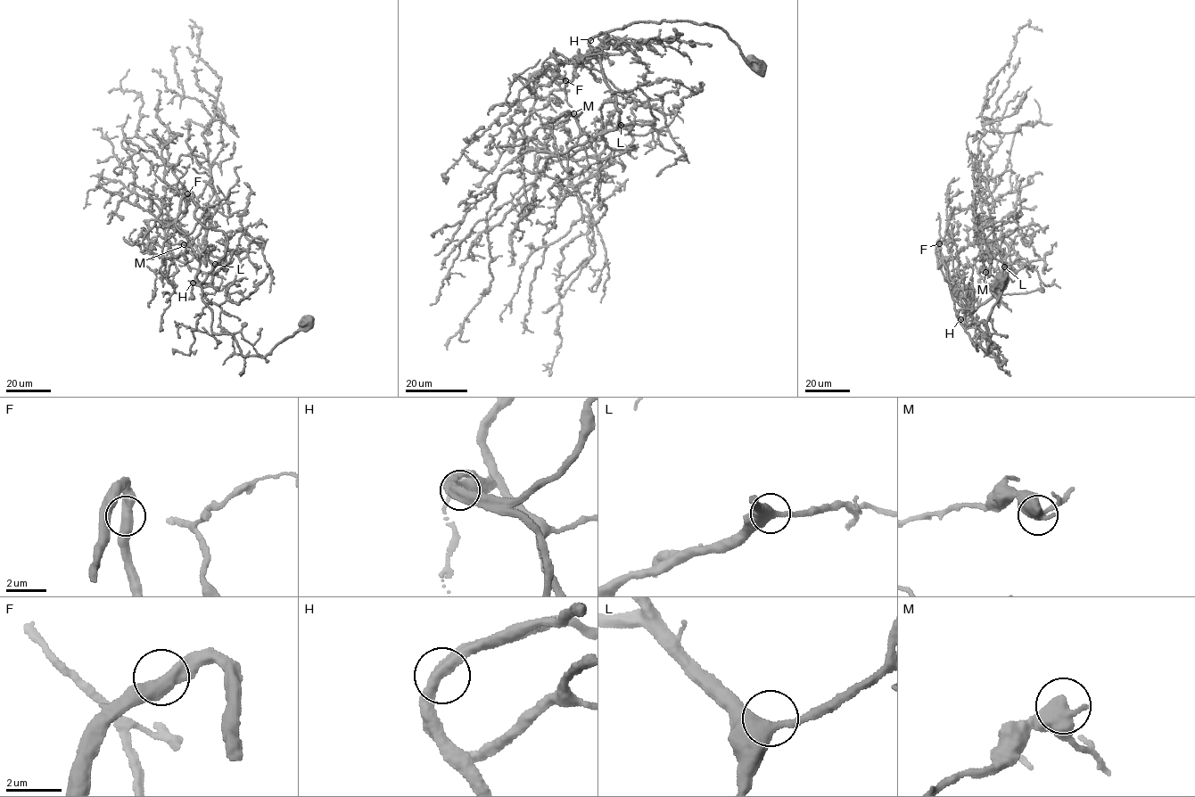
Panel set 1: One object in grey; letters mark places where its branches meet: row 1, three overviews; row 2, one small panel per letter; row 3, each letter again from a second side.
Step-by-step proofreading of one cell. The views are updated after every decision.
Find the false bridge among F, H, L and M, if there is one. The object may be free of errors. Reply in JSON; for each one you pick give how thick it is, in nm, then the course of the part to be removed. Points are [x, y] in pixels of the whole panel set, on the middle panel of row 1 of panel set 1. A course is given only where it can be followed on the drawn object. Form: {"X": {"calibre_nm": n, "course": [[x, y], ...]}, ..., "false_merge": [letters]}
{"false_merge": []}

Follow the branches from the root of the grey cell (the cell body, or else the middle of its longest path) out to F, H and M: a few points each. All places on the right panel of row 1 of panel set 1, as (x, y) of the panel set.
F: (1001, 278), (987, 353), (978, 342), (976, 350), (959, 320), (969, 308), (952, 293), (939, 243)
H: (1001, 278), (998, 284), (1001, 294), (987, 322), (991, 341), (987, 353), (978, 342), (976, 350), (960, 319)
M: (1001, 278), (987, 353), (976, 350), (959, 320), (1004, 286), (1004, 264), (1017, 273), (985, 272)

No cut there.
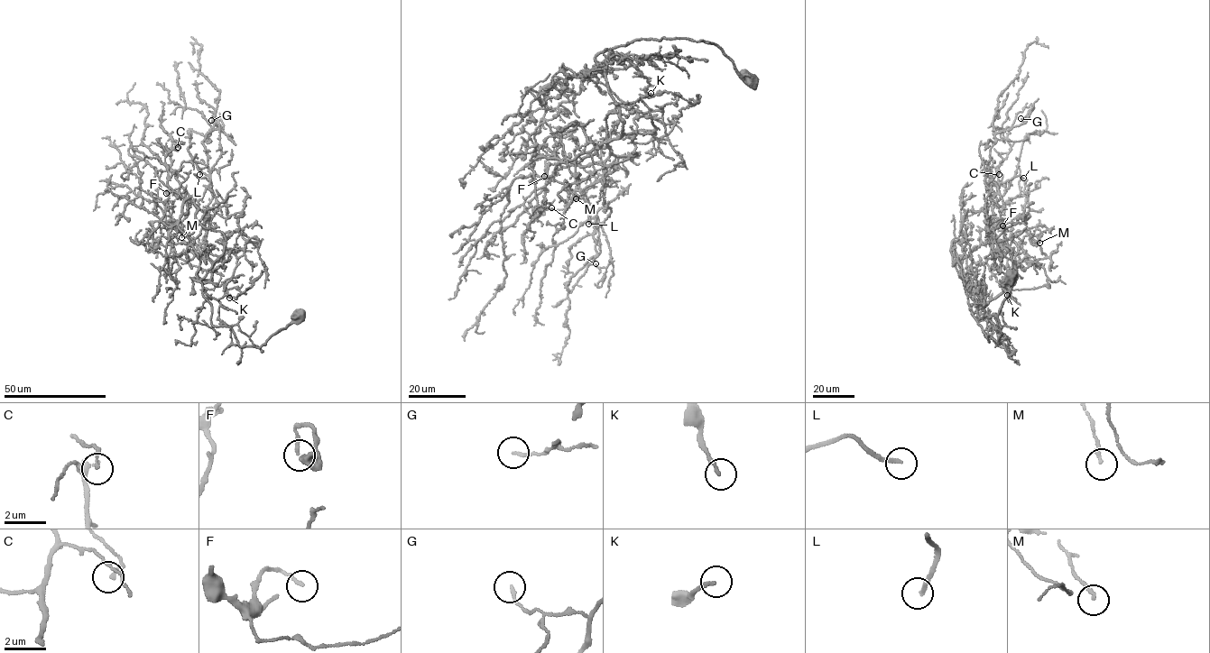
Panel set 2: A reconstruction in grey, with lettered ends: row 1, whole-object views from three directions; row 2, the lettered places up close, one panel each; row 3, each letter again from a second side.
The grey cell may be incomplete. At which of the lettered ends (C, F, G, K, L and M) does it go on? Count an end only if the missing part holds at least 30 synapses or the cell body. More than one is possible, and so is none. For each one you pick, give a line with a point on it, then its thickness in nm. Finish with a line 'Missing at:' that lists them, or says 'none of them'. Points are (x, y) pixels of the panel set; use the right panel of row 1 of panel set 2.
K: at (1007, 295); 170 nm thick
L: at (1023, 178); 190 nm thick
Missing at: K, L

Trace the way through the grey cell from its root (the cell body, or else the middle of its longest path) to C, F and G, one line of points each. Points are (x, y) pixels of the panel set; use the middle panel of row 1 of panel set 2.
C: (752, 79), (703, 41), (635, 40), (600, 51), (622, 133), (604, 160), (553, 173), (542, 206), (551, 207)
F: (752, 79), (703, 41), (635, 40), (600, 51), (622, 134), (604, 160), (551, 164), (544, 176)
G: (752, 79), (703, 41), (600, 51), (623, 128), (606, 143), (614, 170), (586, 192), (610, 250), (595, 263)

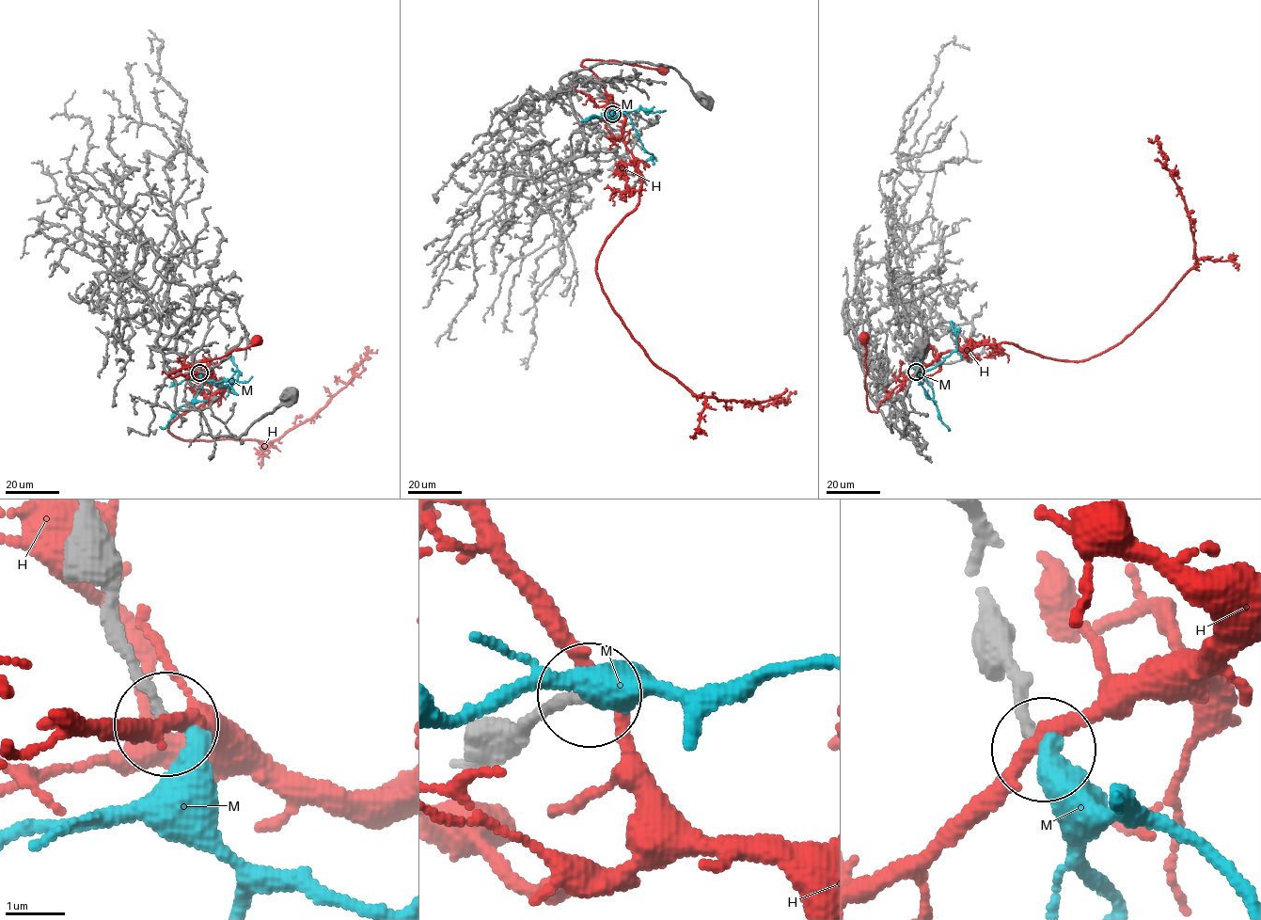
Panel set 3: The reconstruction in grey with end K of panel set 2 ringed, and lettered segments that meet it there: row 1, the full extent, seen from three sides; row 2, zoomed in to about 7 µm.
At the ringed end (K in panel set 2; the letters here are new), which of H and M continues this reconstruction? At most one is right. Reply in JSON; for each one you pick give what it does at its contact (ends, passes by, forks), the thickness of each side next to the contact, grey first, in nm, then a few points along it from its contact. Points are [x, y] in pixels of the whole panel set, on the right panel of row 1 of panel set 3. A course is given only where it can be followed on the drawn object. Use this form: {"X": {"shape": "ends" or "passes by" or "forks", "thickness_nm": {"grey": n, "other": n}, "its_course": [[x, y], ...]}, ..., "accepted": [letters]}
{"M": {"shape": "ends", "thickness_nm": {"grey": 160, "other": 320}, "its_course": [[916, 372], [920, 374], [934, 368], [956, 349], [956, 336], [951, 322], [954, 323]]}, "accepted": ["M"]}

